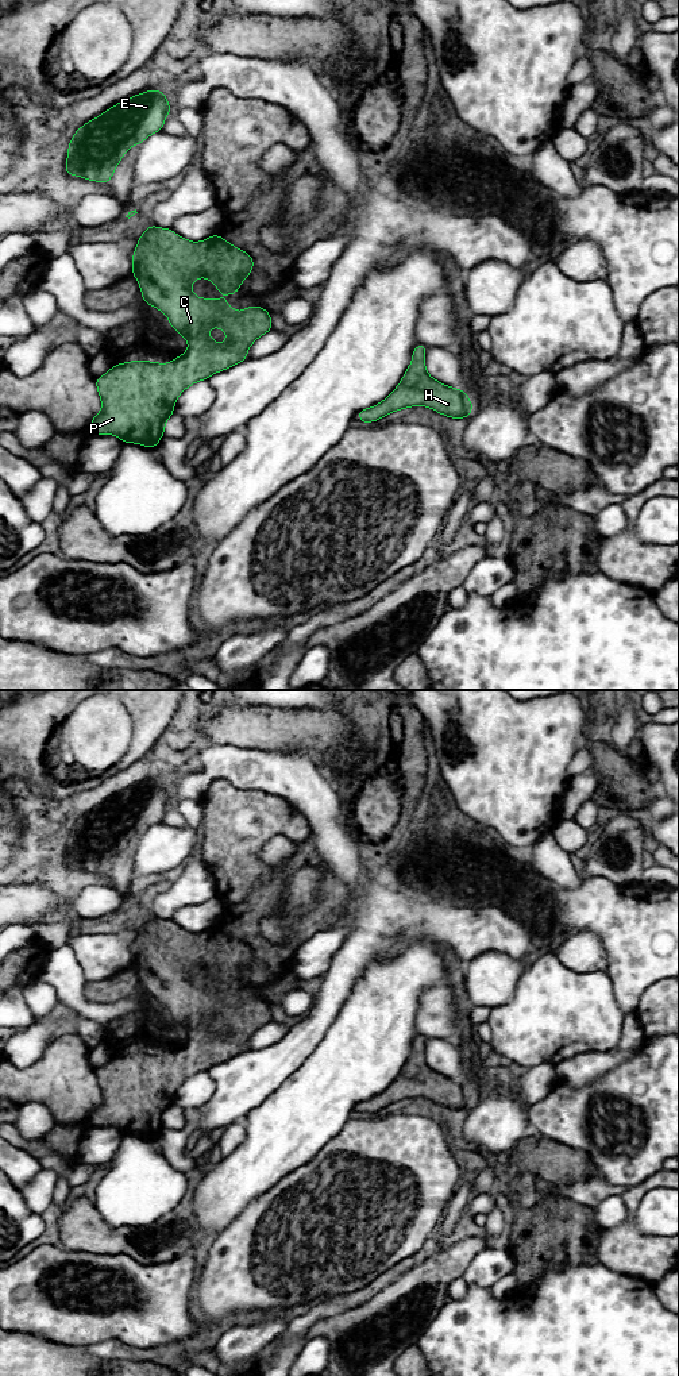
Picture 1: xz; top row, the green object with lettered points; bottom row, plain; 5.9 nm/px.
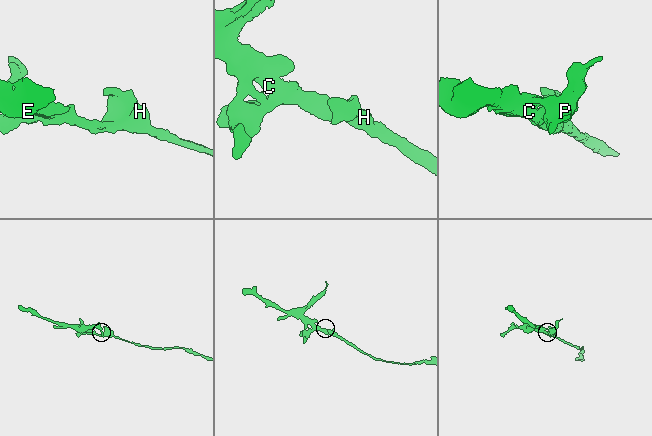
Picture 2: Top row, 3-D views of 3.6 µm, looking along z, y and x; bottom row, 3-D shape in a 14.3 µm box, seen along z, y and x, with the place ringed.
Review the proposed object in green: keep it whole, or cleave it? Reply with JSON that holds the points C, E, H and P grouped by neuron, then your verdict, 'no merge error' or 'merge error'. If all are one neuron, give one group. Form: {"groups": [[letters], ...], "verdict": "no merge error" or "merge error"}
{"groups": [["C", "E", "H", "P"]], "verdict": "no merge error"}

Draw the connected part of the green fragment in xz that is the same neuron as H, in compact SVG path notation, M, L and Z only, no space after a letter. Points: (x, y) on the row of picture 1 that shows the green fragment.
M417 344L412 354L412 363L406 369L397 388L379 404L358 412L362 423L377 421L391 412L410 406L428 406L443 416L467 419L472 412L472 402L463 389L455 389L433 379L425 369L427 346Z

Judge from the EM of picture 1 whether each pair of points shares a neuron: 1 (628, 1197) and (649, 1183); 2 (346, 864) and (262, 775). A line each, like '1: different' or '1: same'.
1: same
2: same

